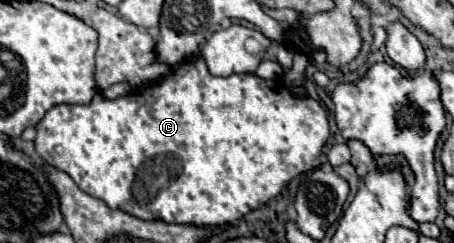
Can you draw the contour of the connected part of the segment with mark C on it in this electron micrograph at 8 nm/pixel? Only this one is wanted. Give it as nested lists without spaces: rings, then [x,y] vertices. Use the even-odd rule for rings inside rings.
[[[201,58],[193,60],[171,68],[161,84],[147,86],[147,90],[131,92],[115,100],[107,100],[97,92],[89,104],[57,104],[47,110],[43,120],[35,126],[37,136],[33,144],[37,154],[47,164],[67,172],[89,196],[103,200],[111,208],[123,210],[141,220],[163,220],[191,226],[217,226],[241,220],[247,212],[261,208],[275,198],[297,174],[325,164],[321,148],[329,138],[329,120],[321,102],[309,96],[295,96],[283,84],[273,86],[257,74],[217,78],[209,74]],[[157,154],[179,156],[179,176],[175,176],[155,200],[147,202],[145,208],[133,198],[131,186],[135,172],[145,158]]]

